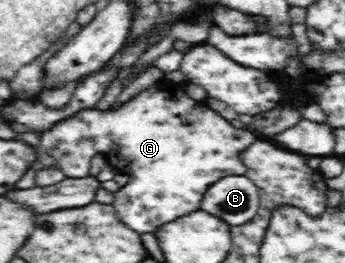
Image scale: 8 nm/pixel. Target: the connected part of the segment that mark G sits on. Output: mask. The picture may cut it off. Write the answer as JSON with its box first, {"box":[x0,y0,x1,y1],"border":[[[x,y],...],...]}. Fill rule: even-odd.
{"box":[40,78,254,233],"border":[[[166,78],[151,83],[116,109],[82,110],[74,117],[54,125],[40,137],[42,147],[58,161],[66,177],[86,177],[90,171],[90,159],[98,153],[104,155],[117,171],[128,175],[130,183],[116,193],[114,207],[118,217],[138,233],[154,231],[158,225],[186,215],[188,207],[190,213],[198,211],[204,193],[218,179],[228,175],[245,175],[246,166],[238,155],[250,147],[254,139],[254,133],[236,129],[206,102],[190,98],[185,92],[184,83],[169,82]]]}

